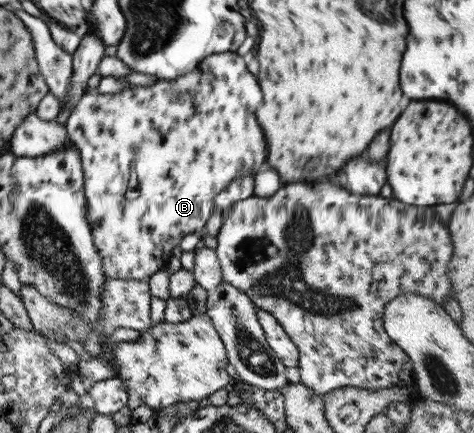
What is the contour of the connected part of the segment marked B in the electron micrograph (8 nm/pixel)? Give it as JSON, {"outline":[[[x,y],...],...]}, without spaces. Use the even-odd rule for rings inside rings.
{"outline":[[[230,51],[227,53],[209,54],[206,58],[203,58],[203,60],[200,61],[198,65],[196,65],[194,70],[190,70],[190,72],[182,74],[182,76],[178,76],[178,78],[174,78],[174,80],[156,79],[156,81],[154,81],[154,83],[150,84],[149,86],[131,85],[130,87],[124,87],[124,89],[120,89],[120,91],[112,94],[98,94],[95,91],[87,91],[82,95],[82,98],[78,100],[76,106],[74,106],[74,108],[70,111],[64,128],[66,128],[68,140],[76,145],[76,148],[80,153],[80,164],[83,173],[84,198],[86,198],[86,206],[88,206],[86,218],[88,220],[88,224],[90,225],[90,234],[92,234],[92,240],[94,242],[96,252],[98,252],[102,262],[102,272],[104,272],[104,276],[111,279],[147,281],[148,278],[150,278],[150,276],[156,272],[156,270],[165,268],[167,260],[171,256],[172,248],[179,245],[180,239],[183,236],[192,233],[200,234],[201,231],[204,231],[207,218],[210,216],[210,211],[212,211],[213,198],[216,196],[216,194],[218,194],[218,192],[226,188],[226,185],[230,183],[230,180],[236,179],[236,177],[241,176],[242,174],[254,174],[265,166],[266,142],[264,142],[264,132],[262,132],[262,128],[258,126],[255,116],[255,110],[258,108],[258,106],[260,106],[261,98],[261,90],[258,86],[258,83],[254,76],[246,69],[244,60],[242,60],[240,55]]]}

